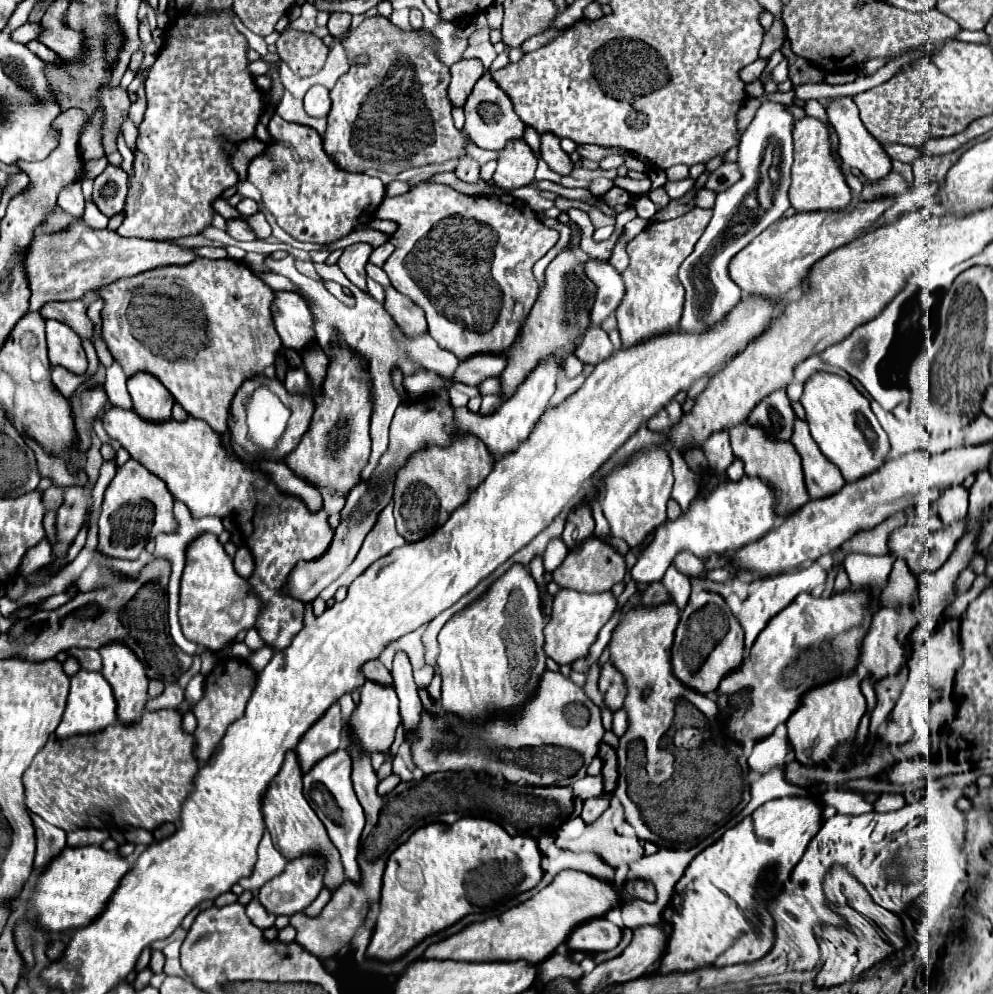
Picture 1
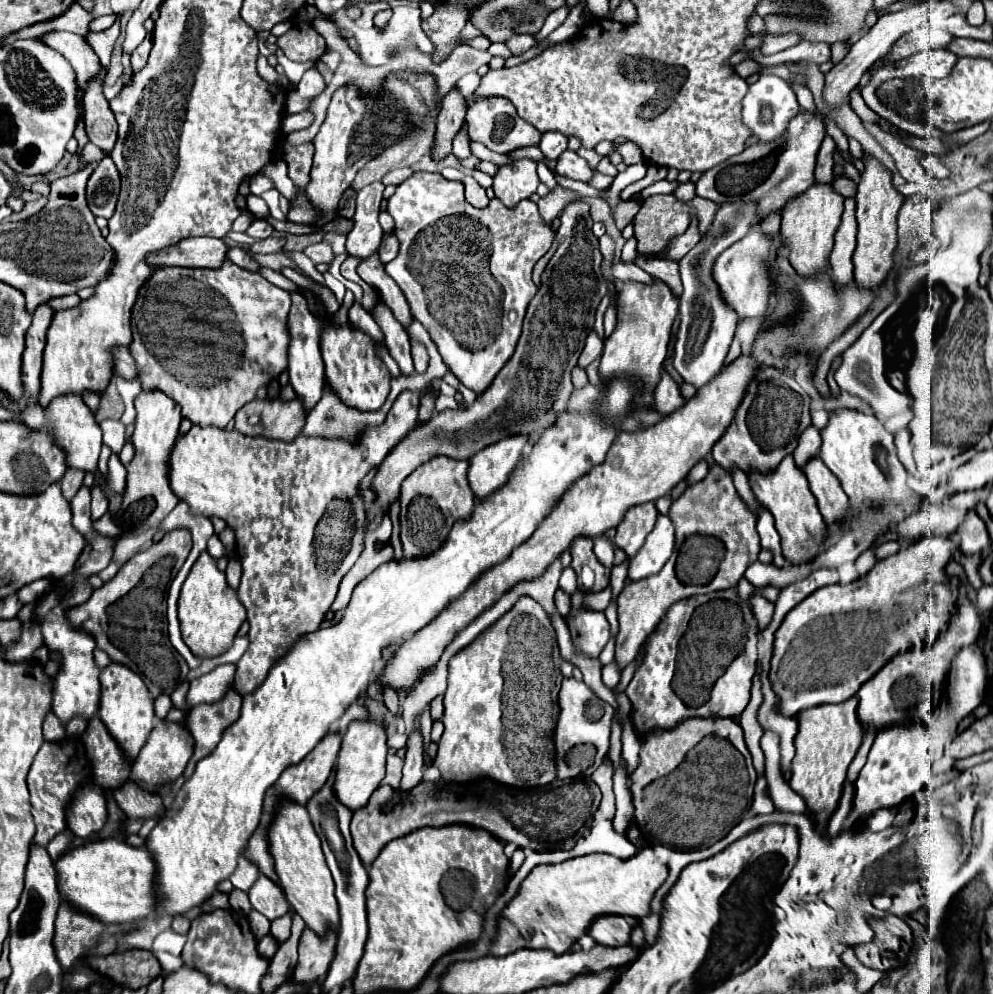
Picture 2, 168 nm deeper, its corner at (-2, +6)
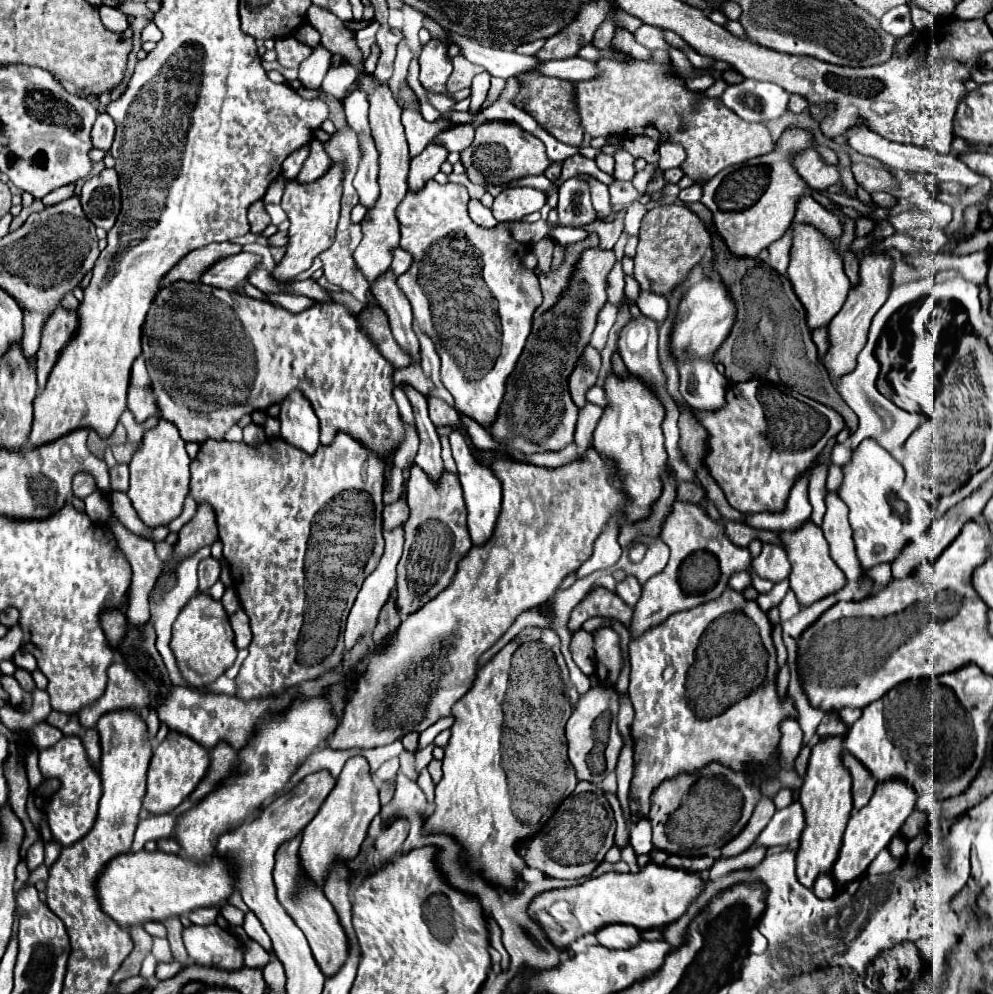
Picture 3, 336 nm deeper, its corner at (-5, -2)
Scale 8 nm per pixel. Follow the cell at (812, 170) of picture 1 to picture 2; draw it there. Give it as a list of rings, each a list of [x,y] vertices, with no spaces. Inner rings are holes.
[[[812,183],[812,187],[792,197],[782,209],[782,227],[780,235],[790,249],[790,263],[798,271],[798,275],[814,275],[820,269],[826,269],[828,255],[834,243],[834,231],[840,225],[840,217],[844,211],[844,197],[834,189],[832,183]]]

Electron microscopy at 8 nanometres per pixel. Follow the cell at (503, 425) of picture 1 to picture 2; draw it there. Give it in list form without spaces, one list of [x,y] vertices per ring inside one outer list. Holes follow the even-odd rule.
[[[528,435],[504,437],[502,441],[496,441],[494,445],[488,445],[488,449],[482,449],[470,457],[468,481],[478,499],[490,495],[506,481],[510,471],[518,465],[528,439]]]

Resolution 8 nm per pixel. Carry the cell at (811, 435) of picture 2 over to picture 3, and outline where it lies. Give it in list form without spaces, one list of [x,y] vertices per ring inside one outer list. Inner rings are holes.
[[[807,471],[791,489],[787,507],[783,513],[779,513],[777,517],[773,517],[771,513],[761,513],[761,515],[745,515],[745,521],[755,527],[755,529],[767,529],[767,531],[775,531],[781,533],[781,529],[795,529],[797,525],[803,525],[805,521],[809,521],[811,517],[811,505],[807,499],[807,479],[809,479]]]

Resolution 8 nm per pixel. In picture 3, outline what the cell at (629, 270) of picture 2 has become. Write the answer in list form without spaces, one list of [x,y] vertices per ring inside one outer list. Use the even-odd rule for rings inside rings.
[[[641,291],[639,299],[637,299],[637,305],[641,309],[641,313],[649,319],[653,319],[657,325],[661,325],[665,319],[667,319],[667,313],[669,313],[669,305],[667,305],[667,299],[657,295],[657,293],[647,293],[647,291]]]

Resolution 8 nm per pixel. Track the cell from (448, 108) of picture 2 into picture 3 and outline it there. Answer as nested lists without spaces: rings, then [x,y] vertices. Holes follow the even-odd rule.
[[[427,145],[421,155],[411,159],[409,191],[421,191],[425,183],[439,173],[439,167],[445,159],[447,159],[447,149],[441,145]]]

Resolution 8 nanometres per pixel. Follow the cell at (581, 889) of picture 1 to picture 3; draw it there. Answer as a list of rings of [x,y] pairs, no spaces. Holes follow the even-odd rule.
[[[649,863],[639,873],[605,873],[575,887],[547,891],[531,901],[529,915],[559,949],[567,949],[577,937],[611,923],[627,923],[639,931],[663,929],[687,913],[687,907],[701,895],[703,885],[703,879],[695,873]]]

